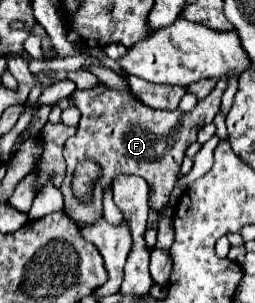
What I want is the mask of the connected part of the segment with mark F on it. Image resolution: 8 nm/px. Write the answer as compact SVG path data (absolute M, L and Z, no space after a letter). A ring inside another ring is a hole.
M221 78L209 96L205 96L203 100L197 100L195 108L183 114L181 114L181 108L175 108L175 110L149 108L141 104L141 100L137 100L129 92L129 88L125 90L109 88L101 80L95 88L75 90L71 98L81 112L81 120L77 126L77 134L65 142L65 150L63 150L67 172L61 184L61 194L65 200L67 216L71 216L71 220L79 226L95 224L103 216L103 192L111 186L113 178L119 174L135 174L145 178L149 186L149 206L151 210L161 212L169 202L169 192L173 190L173 184L177 182L177 174L181 170L185 150L197 140L199 128L213 122L215 114L219 112L221 96L225 88L227 88L227 82L225 78ZM83 158L93 158L101 166L101 178L95 184L89 204L80 203L71 194L71 174L75 170L75 164Z

